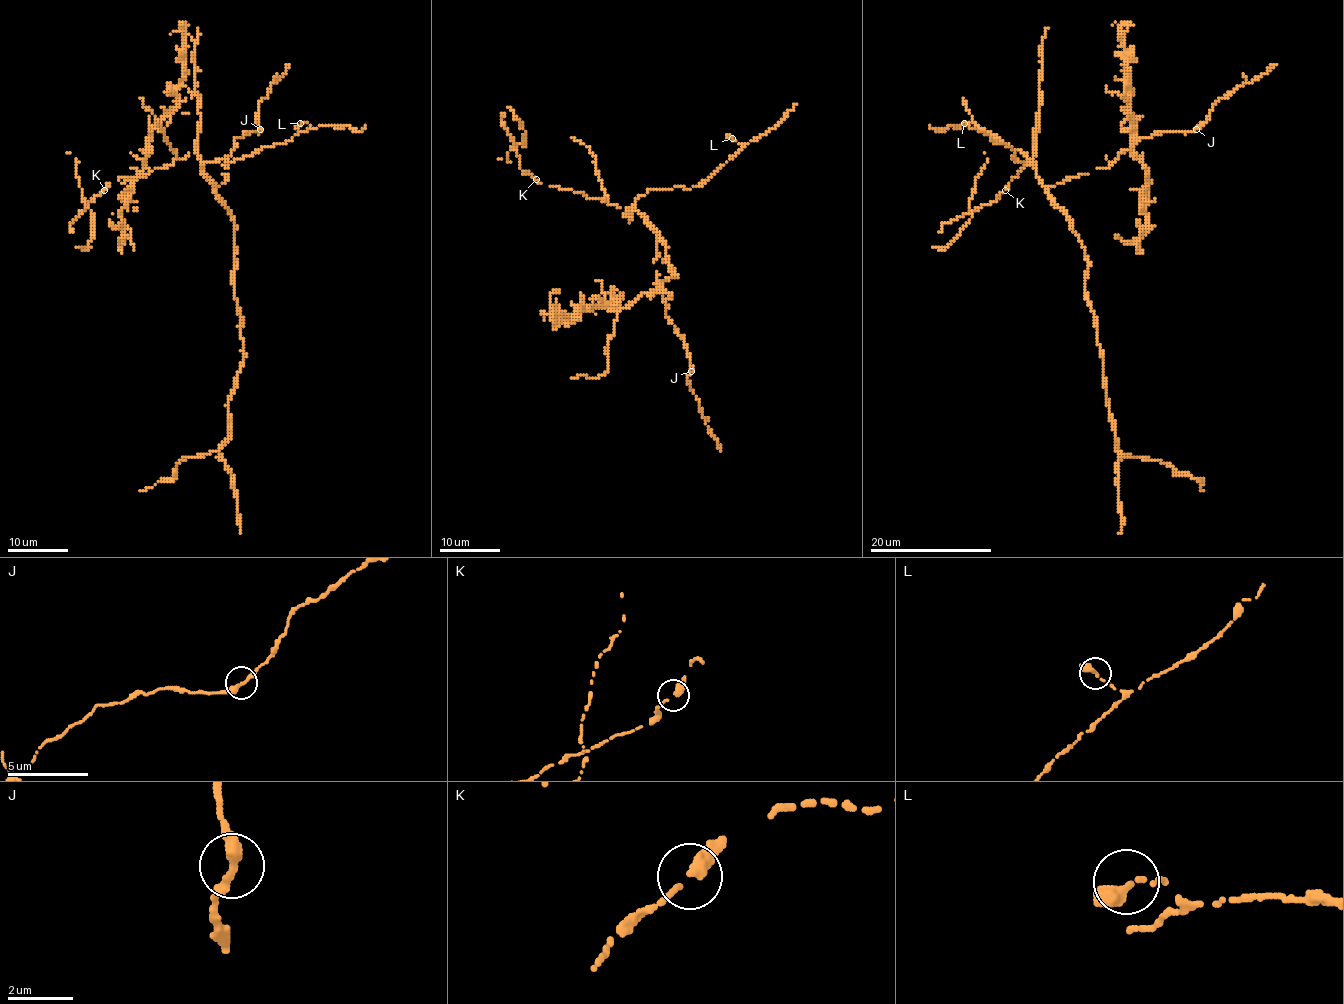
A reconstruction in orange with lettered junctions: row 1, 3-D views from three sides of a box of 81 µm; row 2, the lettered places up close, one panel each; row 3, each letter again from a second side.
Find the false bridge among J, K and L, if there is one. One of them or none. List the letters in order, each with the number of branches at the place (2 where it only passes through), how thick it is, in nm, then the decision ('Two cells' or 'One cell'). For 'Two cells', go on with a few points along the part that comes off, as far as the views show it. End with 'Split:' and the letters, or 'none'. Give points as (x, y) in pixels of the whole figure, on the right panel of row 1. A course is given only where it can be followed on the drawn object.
J: Branches: 2. Thickness 300 nm. One cell
K: Branches: 2. Thickness 280 nm. One cell
L: Branches: 2. Thickness 300 nm. One cell
Split: none

